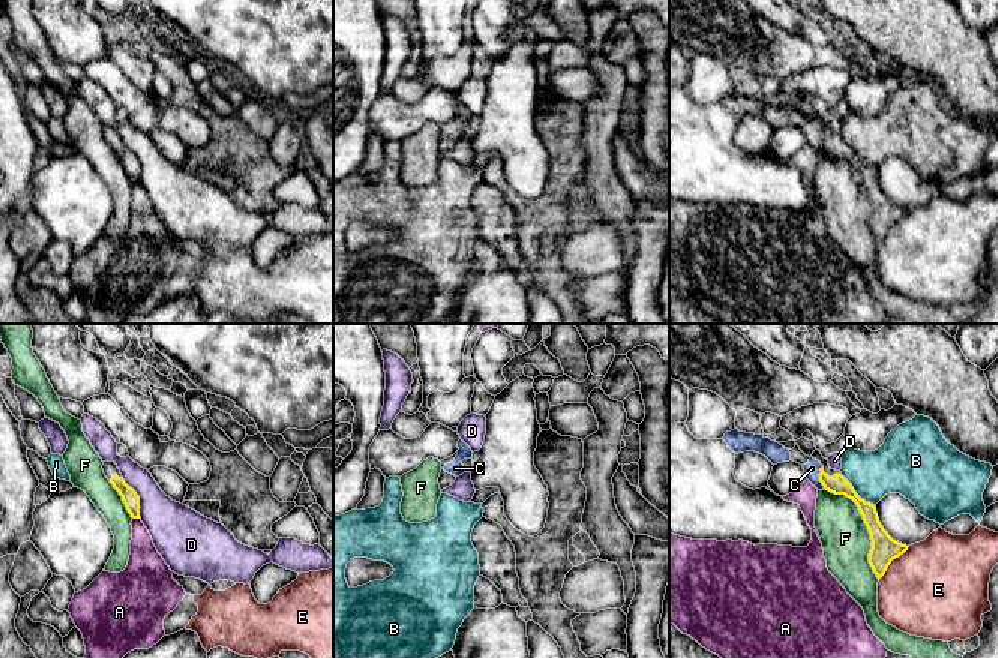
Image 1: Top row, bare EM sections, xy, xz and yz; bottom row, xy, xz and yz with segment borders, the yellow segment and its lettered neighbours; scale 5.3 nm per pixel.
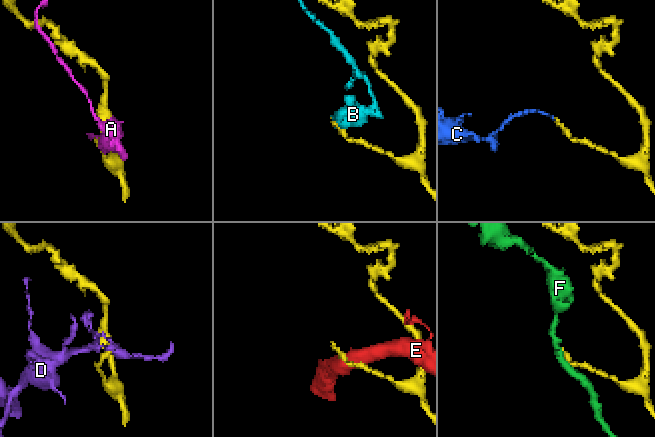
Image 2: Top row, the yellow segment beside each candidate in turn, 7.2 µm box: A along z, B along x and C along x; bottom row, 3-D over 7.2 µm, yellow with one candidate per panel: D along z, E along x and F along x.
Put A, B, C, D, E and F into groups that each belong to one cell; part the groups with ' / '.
A / B / C / D / E / F

